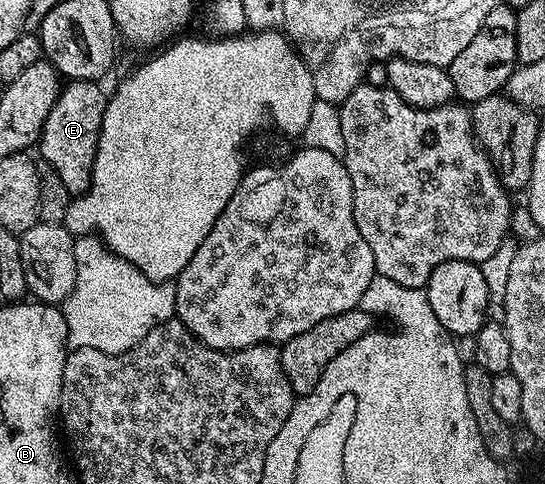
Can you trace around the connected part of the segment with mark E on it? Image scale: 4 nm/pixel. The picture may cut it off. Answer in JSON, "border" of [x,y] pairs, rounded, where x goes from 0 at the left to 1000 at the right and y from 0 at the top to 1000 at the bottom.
{"border":[[[132,163],[106,194],[88,250],[81,250],[77,279],[66,298],[68,318],[95,349],[103,349],[110,374],[117,374],[130,407],[158,401],[169,374],[169,345],[176,333],[176,300],[183,291],[183,258],[191,250],[191,225],[198,202],[178,169],[169,163]]]}

